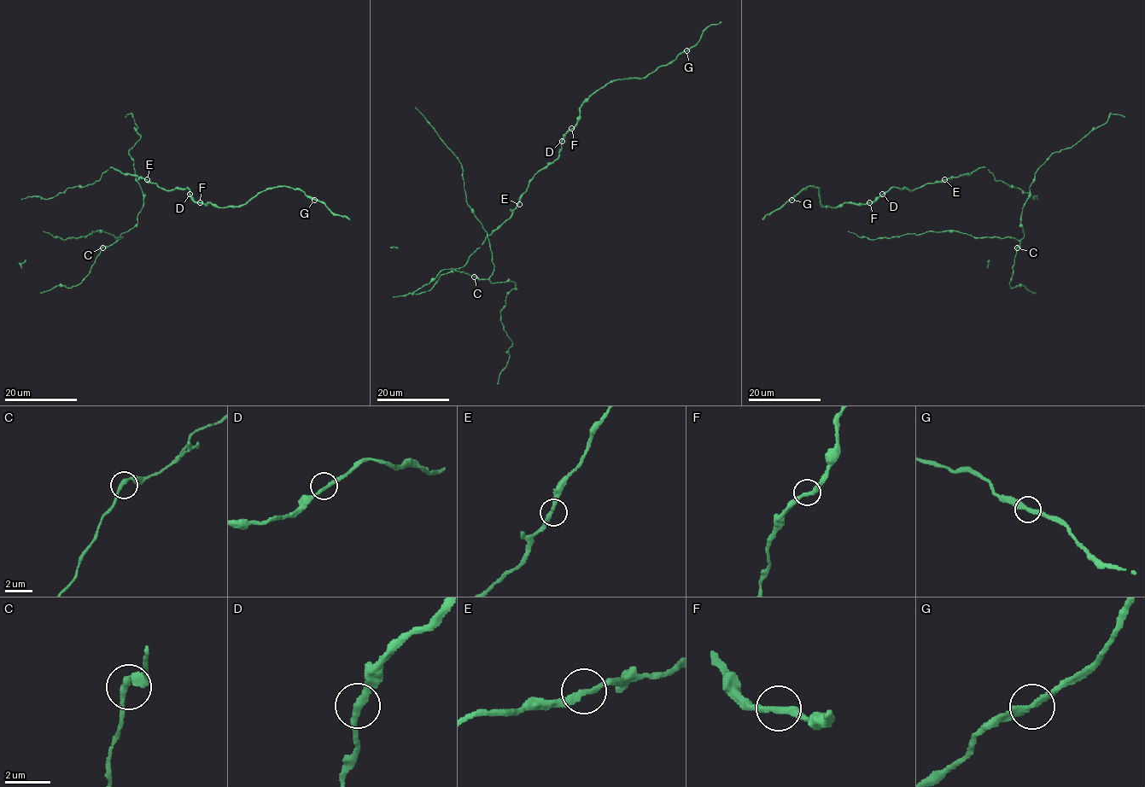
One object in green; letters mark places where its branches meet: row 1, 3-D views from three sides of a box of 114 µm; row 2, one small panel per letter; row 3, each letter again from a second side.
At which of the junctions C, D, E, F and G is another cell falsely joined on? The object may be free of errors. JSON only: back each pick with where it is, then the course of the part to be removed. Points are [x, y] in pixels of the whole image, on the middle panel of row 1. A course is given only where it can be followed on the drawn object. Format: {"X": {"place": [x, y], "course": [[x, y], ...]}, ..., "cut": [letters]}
{"G": {"place": [686, 50], "course": [[686, 51], [693, 46], [709, 26], [721, 22]]}, "cut": ["G"]}

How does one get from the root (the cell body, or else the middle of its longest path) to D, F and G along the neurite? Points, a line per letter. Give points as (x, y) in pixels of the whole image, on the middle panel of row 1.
D: (486, 238), (510, 218), (533, 177), (557, 157), (562, 141)
F: (486, 238), (510, 218), (533, 177), (557, 157), (562, 139), (571, 128)
G: (486, 238), (510, 218), (533, 177), (557, 157), (563, 137), (594, 93), (618, 79), (646, 77), (686, 51)

